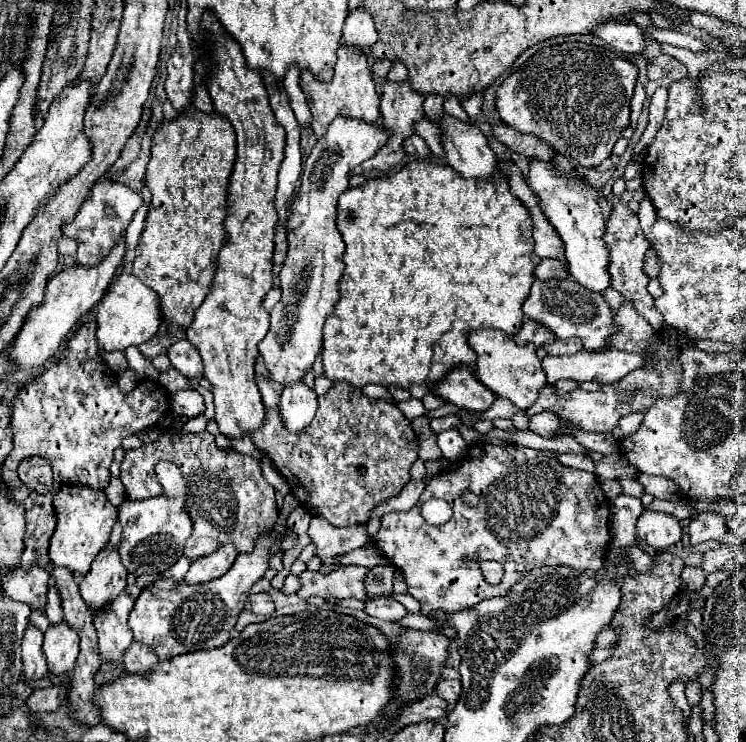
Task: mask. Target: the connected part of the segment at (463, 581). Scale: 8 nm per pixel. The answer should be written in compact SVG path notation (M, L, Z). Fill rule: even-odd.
M479 443L471 447L469 455L461 461L461 465L455 471L431 479L431 483L425 487L425 491L421 493L413 509L405 513L391 511L383 515L381 529L375 535L377 549L403 573L407 583L407 593L421 603L421 613L425 615L435 609L453 613L465 607L473 607L483 599L505 595L509 587L515 585L529 569L539 565L569 565L583 571L587 569L599 571L609 541L611 541L609 499L605 497L597 477L593 473L557 463L551 451L537 451L513 443L505 443L505 445ZM463 491L477 493L481 497L481 503L477 507L463 505L459 497ZM431 497L441 497L451 505L453 517L445 525L431 527L421 517L419 507ZM463 557L469 557L471 561L473 559L499 561L505 567L505 577L501 579L499 585L489 585L487 581L483 581L483 573L477 567L477 563L465 563Z

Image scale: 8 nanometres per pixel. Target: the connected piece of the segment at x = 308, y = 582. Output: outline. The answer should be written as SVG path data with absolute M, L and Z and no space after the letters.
M339 565L331 573L321 573L321 571L309 571L305 569L299 575L301 589L299 589L299 599L307 597L327 597L333 595L337 599L363 599L365 597L365 575L367 567L361 565Z

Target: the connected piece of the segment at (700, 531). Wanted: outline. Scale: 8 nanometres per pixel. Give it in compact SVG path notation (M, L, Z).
M699 511L689 523L689 535L693 541L717 541L727 535L725 517L715 511Z

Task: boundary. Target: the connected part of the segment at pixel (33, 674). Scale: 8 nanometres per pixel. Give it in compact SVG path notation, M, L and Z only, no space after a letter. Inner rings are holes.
M29 625L25 629L23 643L21 643L21 649L23 649L23 677L25 677L25 681L27 679L39 681L39 679L43 679L47 675L47 661L45 661L41 643L43 643L43 633L35 625Z

